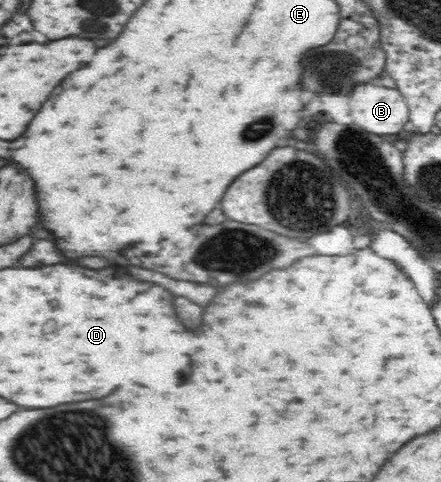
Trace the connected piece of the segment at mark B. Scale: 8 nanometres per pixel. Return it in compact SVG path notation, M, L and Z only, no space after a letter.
M377 83L355 85L350 93L352 121L368 133L392 135L400 139L404 125L410 120L410 110L405 98L396 88Z

